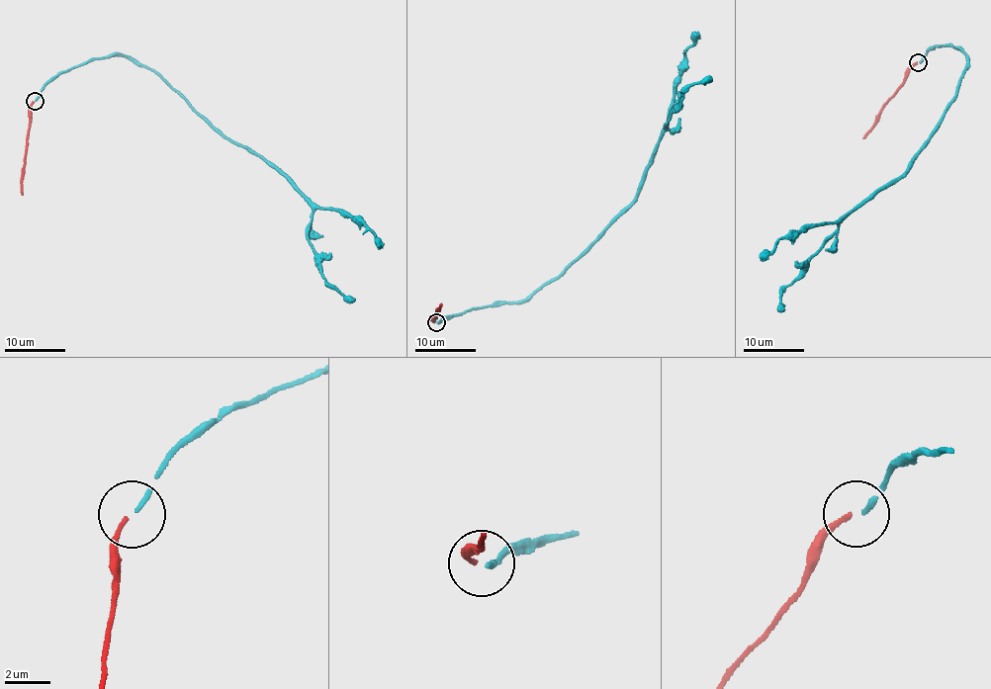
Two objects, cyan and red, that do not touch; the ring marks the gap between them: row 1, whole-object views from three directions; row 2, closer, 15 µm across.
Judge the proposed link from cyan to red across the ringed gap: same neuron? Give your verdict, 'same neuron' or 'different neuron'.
same neuron

